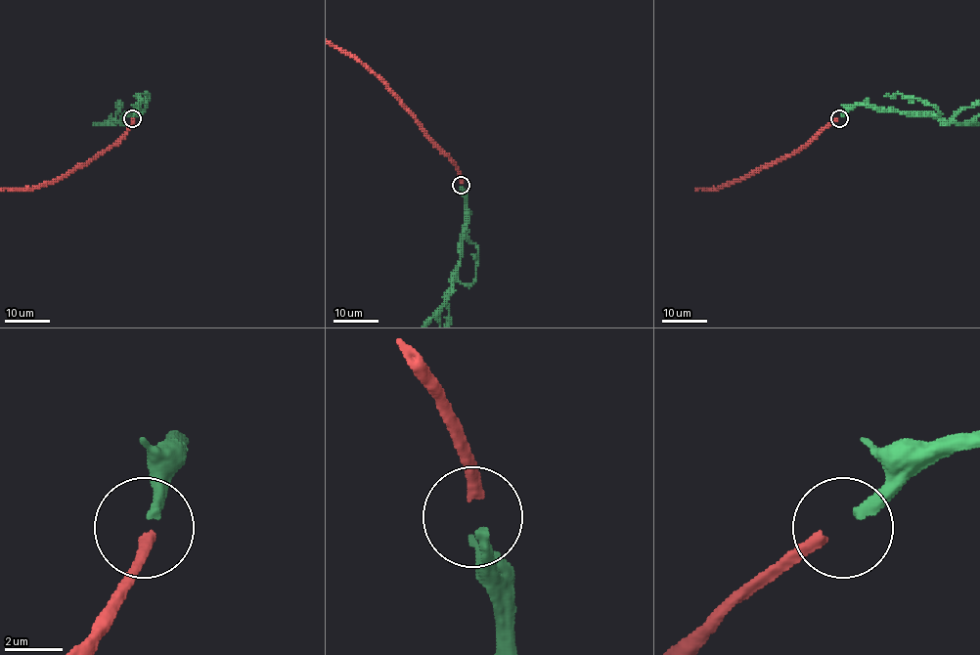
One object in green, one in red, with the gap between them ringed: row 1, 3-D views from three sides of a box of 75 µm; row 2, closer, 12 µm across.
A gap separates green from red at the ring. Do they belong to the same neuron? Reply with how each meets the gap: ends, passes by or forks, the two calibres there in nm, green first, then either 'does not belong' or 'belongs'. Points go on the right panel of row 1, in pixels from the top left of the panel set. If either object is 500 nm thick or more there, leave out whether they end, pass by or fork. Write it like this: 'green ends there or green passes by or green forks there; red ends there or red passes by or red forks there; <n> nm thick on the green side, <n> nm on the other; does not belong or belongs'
green ends there; red ends there; 380 nm thick on the green side, 400 nm on the other; belongs

